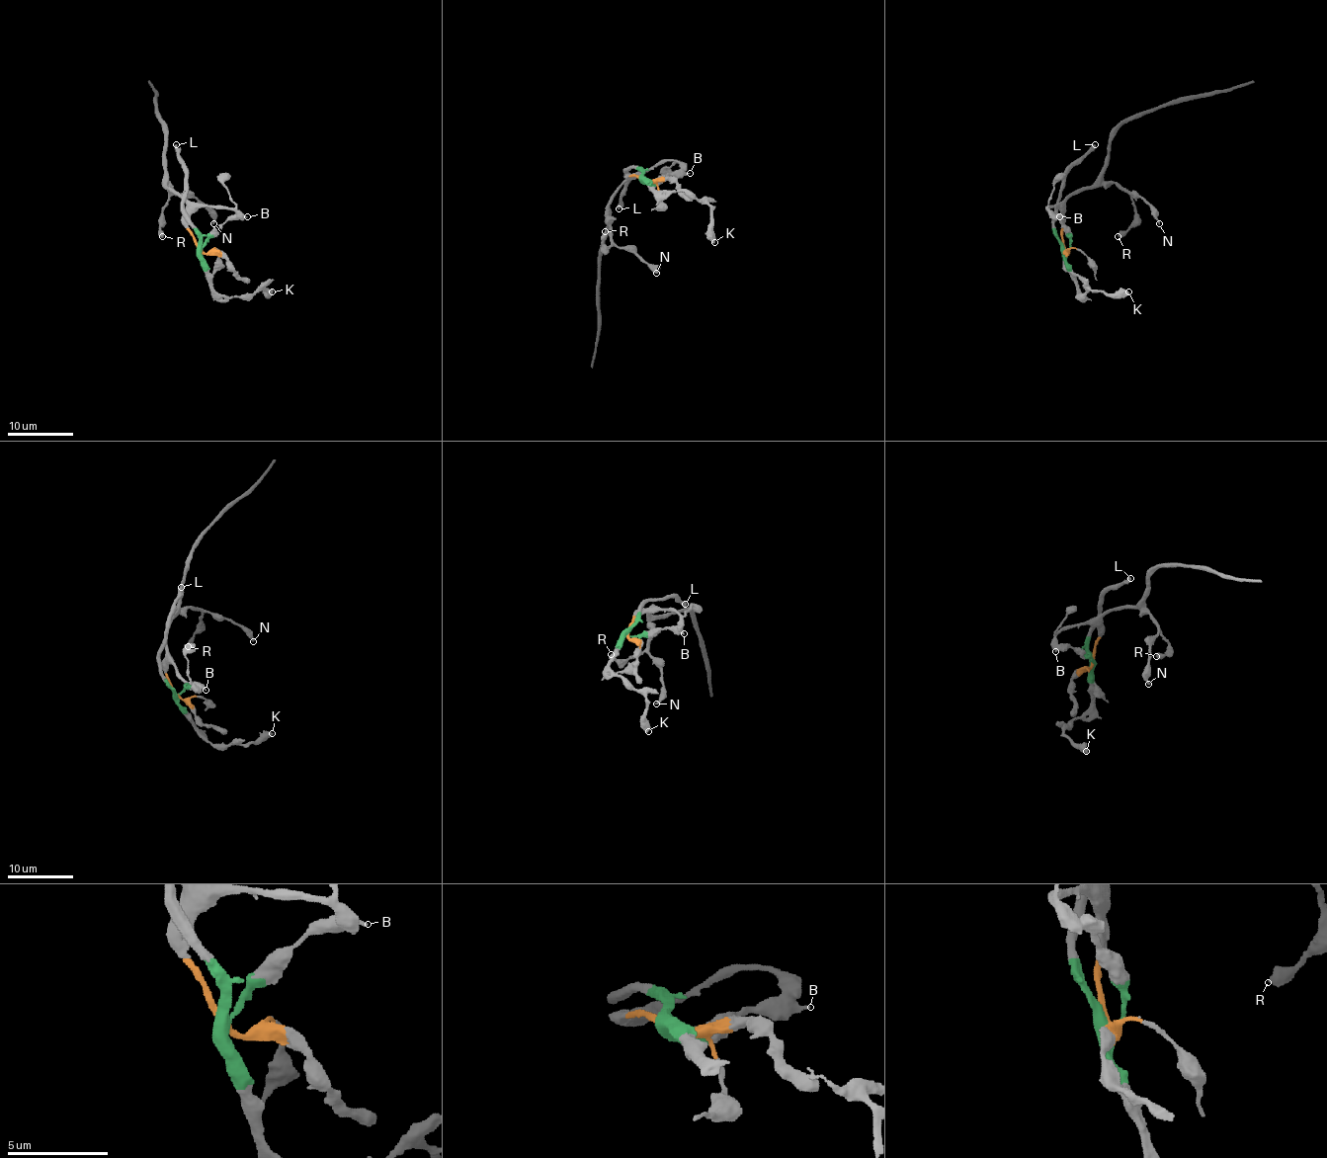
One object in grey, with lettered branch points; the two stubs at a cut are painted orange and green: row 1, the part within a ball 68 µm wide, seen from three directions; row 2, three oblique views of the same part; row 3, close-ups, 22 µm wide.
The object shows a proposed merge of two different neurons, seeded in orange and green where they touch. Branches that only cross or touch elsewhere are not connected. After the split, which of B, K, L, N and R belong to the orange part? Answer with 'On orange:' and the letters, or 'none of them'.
On orange: N, R

